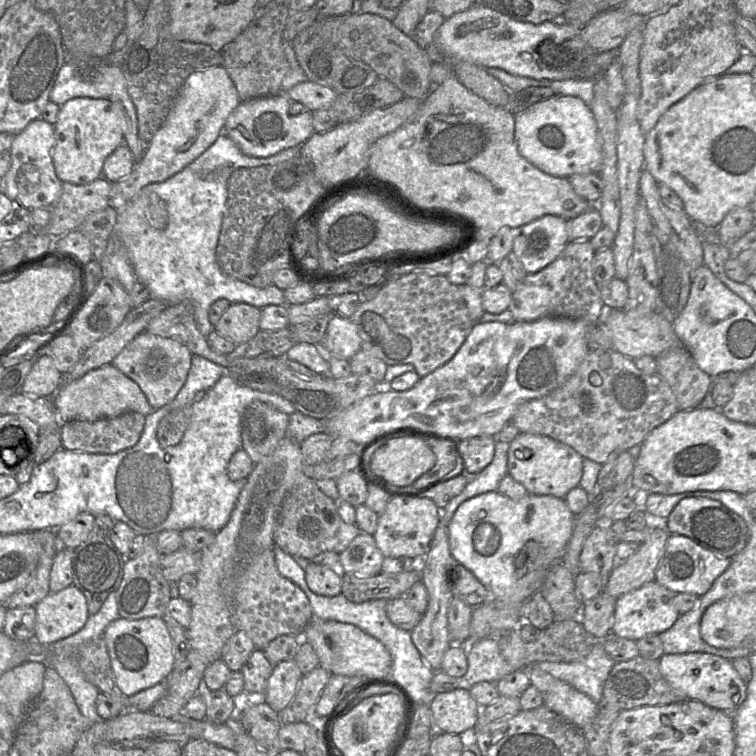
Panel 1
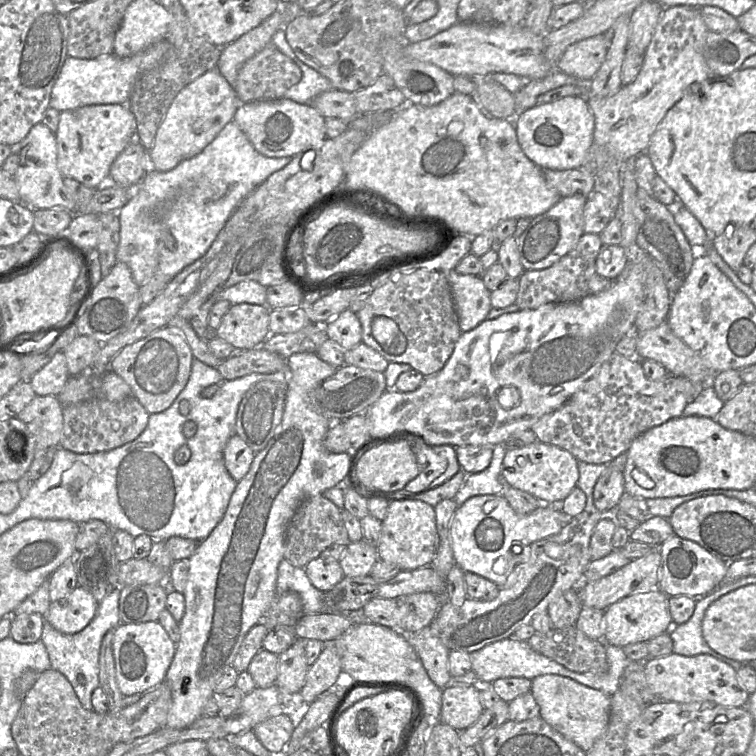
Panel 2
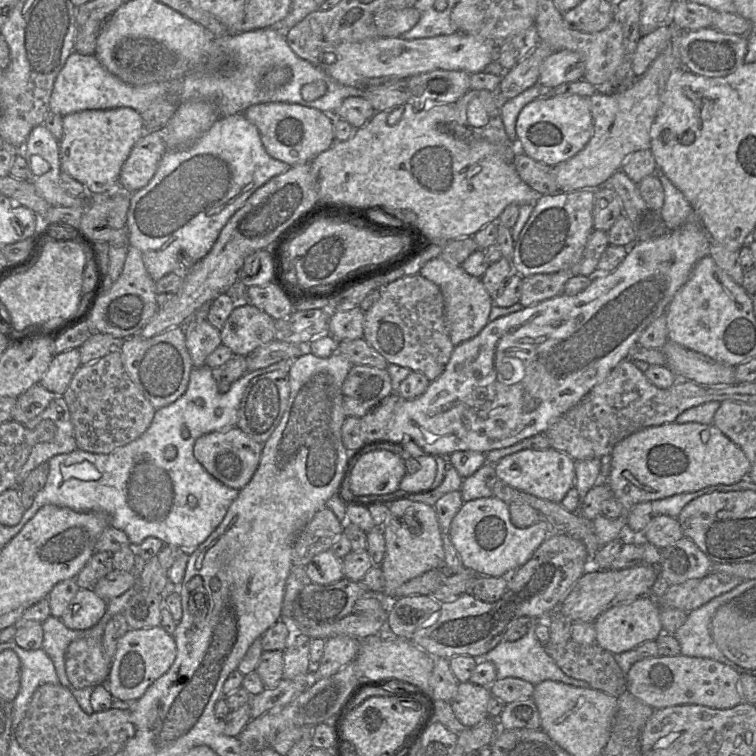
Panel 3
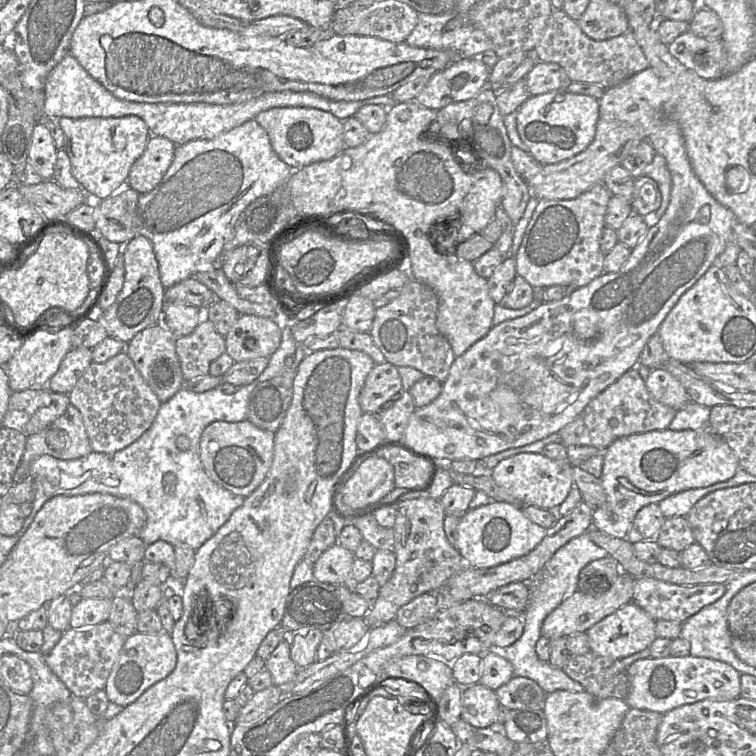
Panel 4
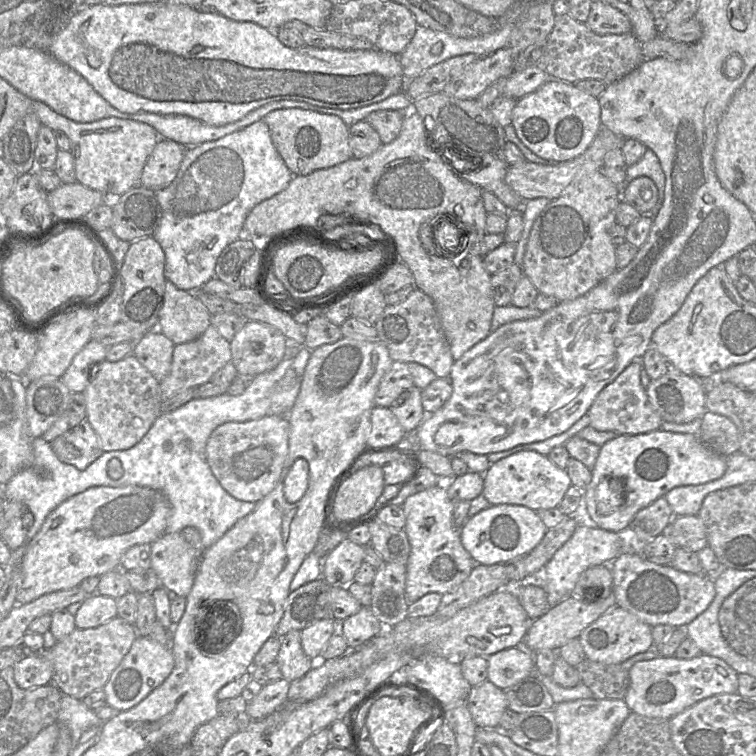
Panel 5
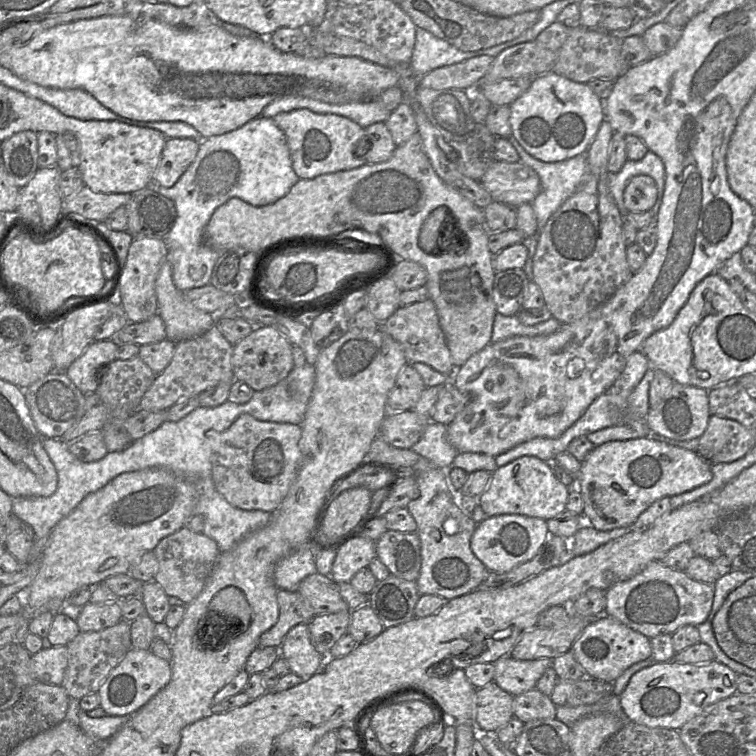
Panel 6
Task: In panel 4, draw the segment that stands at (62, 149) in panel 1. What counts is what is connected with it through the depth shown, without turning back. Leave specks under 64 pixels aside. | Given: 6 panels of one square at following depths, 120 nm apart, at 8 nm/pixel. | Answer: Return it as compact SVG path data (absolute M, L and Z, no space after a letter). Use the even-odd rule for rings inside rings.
M134 115L119 118L62 117L59 125L66 137L64 150L70 159L71 173L88 195L88 199L101 201L128 186L130 169L144 152L150 137L149 128L141 118Z

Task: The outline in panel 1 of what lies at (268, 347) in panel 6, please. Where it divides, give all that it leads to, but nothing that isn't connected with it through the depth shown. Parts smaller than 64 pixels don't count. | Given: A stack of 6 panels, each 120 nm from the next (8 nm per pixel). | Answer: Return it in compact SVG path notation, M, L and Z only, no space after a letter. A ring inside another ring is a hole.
M232 303L213 330L240 345L260 331L261 309L246 303Z

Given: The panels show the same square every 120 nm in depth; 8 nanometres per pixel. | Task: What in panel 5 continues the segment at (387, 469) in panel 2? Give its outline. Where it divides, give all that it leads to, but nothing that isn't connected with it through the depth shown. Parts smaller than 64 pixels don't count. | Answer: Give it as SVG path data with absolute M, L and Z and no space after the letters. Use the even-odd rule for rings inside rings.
M375 465L365 466L343 480L334 500L337 519L351 519L368 515L377 506L385 487L383 470Z

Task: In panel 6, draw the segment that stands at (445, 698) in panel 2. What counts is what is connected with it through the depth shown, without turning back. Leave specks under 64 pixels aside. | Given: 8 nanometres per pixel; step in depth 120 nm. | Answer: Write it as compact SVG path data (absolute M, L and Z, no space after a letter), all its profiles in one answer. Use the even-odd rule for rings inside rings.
M494 681L476 690L475 725L486 732L497 732L514 716L514 696Z

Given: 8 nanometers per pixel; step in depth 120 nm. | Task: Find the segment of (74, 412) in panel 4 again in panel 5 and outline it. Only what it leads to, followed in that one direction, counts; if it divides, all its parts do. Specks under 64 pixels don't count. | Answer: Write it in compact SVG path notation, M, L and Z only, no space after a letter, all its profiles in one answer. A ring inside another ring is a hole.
M87 419L50 442L56 456L64 463L84 470L103 454L99 438Z

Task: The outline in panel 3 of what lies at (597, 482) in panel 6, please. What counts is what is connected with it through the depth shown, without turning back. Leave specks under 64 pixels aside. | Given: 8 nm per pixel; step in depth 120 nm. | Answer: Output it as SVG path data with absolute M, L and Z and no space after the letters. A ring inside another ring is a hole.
M674 421L646 427L619 441L610 456L611 469L605 482L622 510L616 519L599 514L592 521L600 546L622 537L629 511L635 504L696 492L712 485L734 484L746 477L750 470L750 462L744 452L712 423Z

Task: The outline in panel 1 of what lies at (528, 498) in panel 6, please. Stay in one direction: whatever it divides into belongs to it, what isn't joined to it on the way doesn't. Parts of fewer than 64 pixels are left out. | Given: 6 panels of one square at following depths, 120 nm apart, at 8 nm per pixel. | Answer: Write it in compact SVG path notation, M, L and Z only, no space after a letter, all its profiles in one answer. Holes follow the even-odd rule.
M520 432L509 444L507 473L530 494L564 498L582 476L583 459L577 451L547 436Z

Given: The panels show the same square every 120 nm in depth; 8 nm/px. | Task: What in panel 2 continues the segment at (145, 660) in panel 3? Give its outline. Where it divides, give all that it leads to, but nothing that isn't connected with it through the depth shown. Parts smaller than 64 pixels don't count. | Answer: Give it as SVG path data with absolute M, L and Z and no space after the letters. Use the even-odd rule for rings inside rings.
M158 621L120 623L114 629L112 650L118 688L123 695L128 696L144 694L165 680L176 645Z

